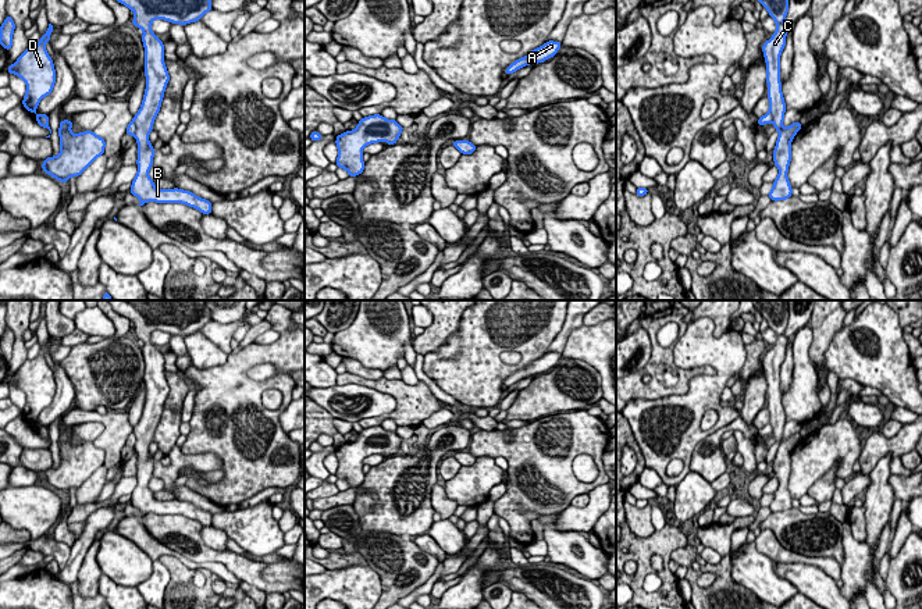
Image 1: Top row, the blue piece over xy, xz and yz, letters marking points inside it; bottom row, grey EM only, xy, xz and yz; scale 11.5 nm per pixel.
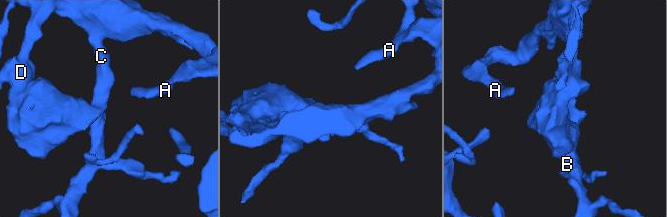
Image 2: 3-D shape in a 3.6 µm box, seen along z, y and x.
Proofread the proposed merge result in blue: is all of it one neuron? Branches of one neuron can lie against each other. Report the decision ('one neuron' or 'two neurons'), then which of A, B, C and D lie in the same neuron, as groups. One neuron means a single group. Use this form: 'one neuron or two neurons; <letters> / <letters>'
one neuron; A B C D

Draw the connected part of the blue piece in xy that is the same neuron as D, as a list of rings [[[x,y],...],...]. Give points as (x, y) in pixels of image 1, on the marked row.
[[[49,24],[47,31],[45,33],[43,38],[39,39],[39,43],[33,47],[33,49],[26,49],[13,65],[8,65],[7,72],[10,74],[15,74],[19,78],[24,79],[24,82],[26,83],[26,92],[22,100],[24,107],[29,111],[29,113],[35,113],[35,118],[38,121],[38,124],[43,128],[47,128],[51,133],[51,129],[49,127],[49,114],[38,114],[36,108],[39,102],[51,93],[54,83],[56,83],[56,70],[54,70],[54,64],[51,57],[49,56],[45,43],[50,42],[50,35],[53,32],[53,25]]]

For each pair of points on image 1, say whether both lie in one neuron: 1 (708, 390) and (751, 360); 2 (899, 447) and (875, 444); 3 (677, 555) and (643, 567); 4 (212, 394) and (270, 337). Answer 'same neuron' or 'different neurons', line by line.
1: different neurons
2: same neuron
3: different neurons
4: different neurons

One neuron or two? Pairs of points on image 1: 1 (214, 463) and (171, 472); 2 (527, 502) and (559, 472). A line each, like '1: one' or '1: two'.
1: one
2: one

